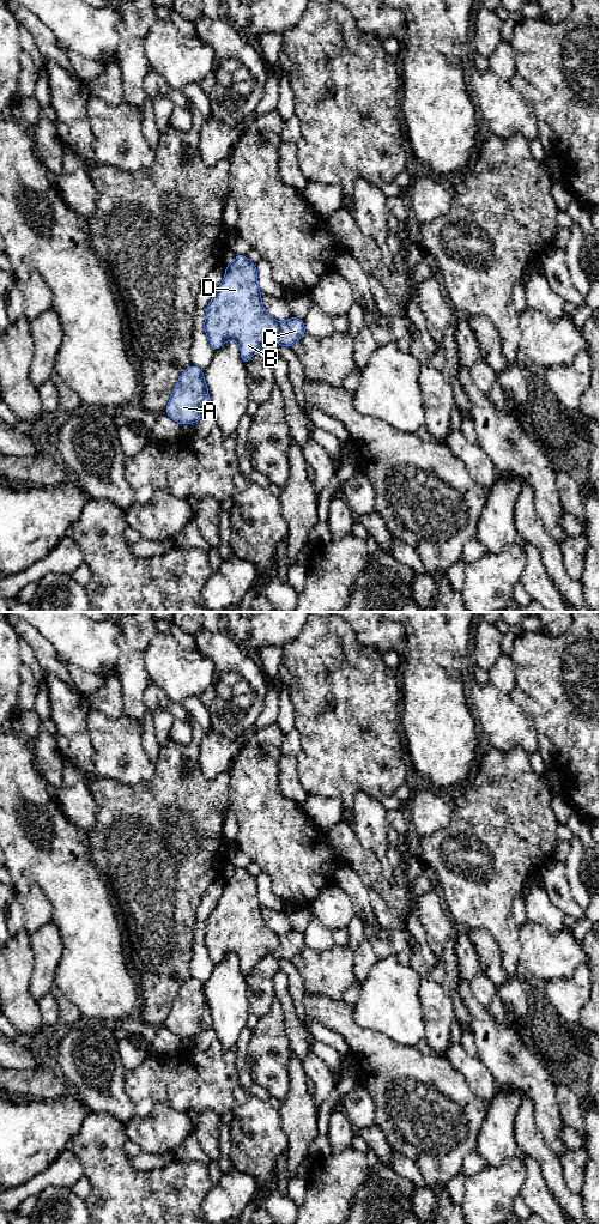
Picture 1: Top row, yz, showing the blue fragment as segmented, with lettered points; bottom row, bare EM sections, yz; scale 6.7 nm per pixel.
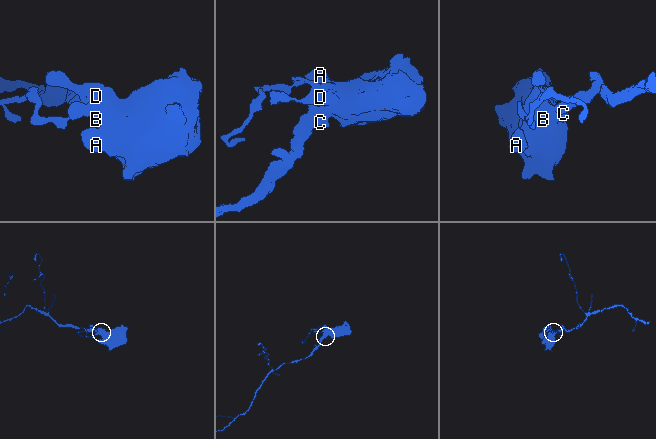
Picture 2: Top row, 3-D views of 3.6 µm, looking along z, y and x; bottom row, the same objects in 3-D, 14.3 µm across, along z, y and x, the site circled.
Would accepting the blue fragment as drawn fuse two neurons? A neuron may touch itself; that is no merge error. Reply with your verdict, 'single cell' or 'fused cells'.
single cell

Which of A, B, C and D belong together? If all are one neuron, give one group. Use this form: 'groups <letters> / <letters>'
groups A B C D

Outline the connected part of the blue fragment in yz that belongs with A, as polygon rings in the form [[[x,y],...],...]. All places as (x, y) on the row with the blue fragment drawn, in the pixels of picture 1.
[[[190,364],[180,376],[165,413],[180,425],[193,424],[212,414],[204,370]]]

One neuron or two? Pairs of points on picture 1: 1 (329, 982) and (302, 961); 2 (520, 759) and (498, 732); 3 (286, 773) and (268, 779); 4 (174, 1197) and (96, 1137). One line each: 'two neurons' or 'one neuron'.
1: one neuron
2: two neurons
3: two neurons
4: one neuron

